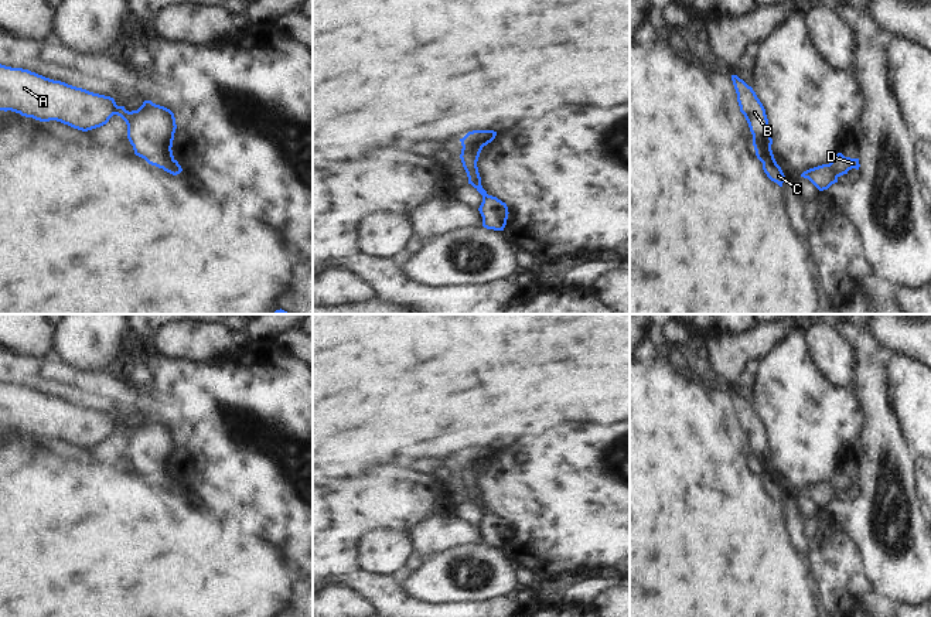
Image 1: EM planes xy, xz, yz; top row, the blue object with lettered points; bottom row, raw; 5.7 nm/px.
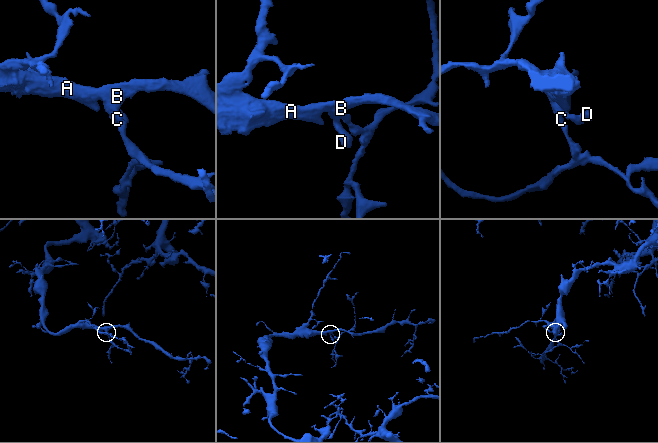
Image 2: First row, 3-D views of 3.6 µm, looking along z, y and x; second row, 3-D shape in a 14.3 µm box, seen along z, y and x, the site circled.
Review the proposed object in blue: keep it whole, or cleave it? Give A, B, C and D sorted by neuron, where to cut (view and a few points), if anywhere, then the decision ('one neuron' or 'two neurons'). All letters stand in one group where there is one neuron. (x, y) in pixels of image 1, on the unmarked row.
A B D / C; cut in xz along (484, 447), (481, 463); two neurons

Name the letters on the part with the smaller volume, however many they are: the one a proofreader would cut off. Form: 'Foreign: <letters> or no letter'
Foreign: C

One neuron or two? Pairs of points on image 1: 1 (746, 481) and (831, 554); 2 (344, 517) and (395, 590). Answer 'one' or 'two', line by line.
1: two
2: one

